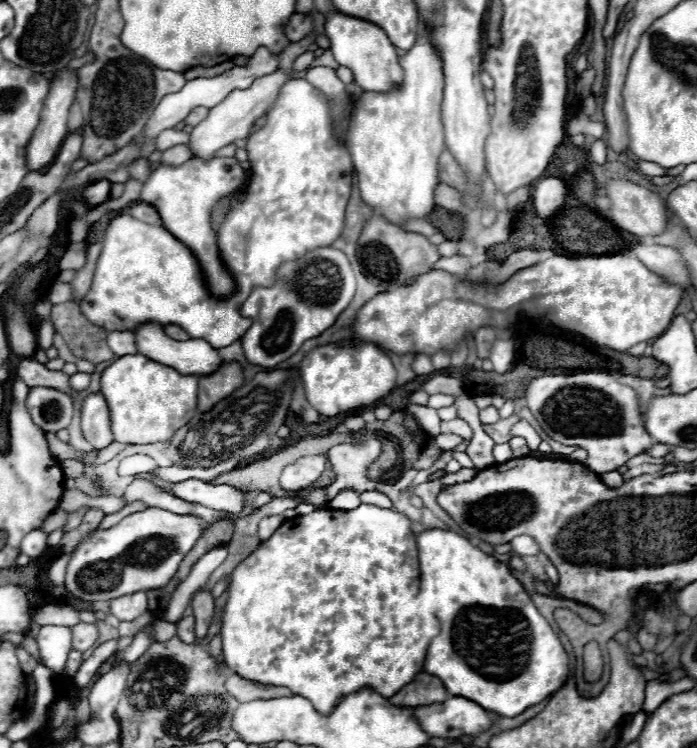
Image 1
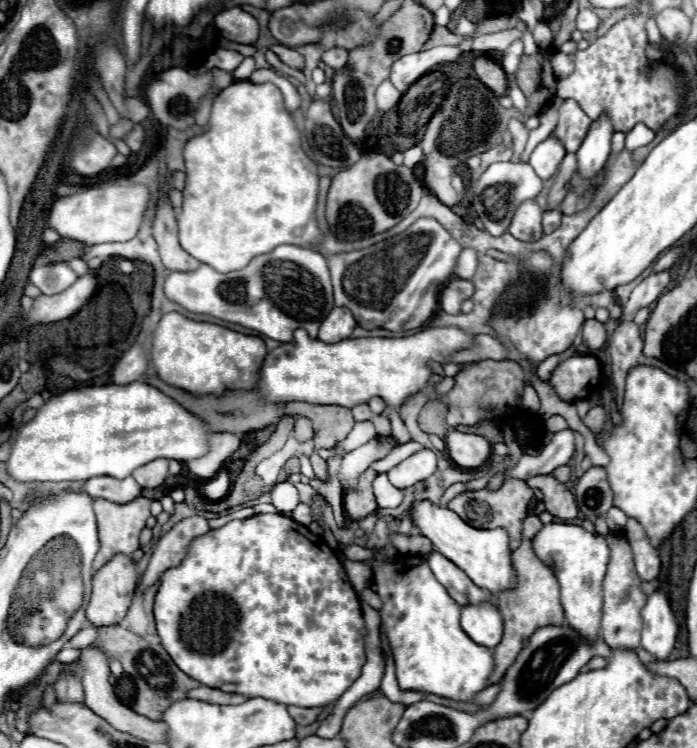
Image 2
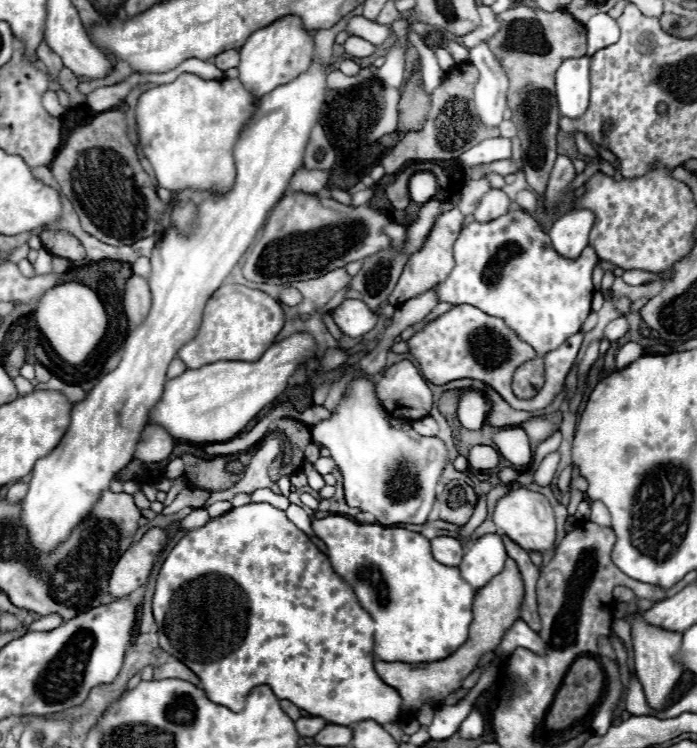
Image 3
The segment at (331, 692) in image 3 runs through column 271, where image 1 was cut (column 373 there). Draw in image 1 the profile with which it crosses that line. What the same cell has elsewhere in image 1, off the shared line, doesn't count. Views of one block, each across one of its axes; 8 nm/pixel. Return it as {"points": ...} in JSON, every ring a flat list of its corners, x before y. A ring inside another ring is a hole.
{"points":[[360,504,354,510,328,508,328,510,284,520,282,526,268,540,260,542,258,548,246,560,242,560,232,572,228,600,224,606,222,628,220,628,224,664,246,680,254,680,254,682,270,684,270,686,284,686,292,694,308,698,320,714,332,714,332,710,342,702,342,698,346,698,348,694,354,694,366,686,378,690,386,698,394,696,404,684,412,682,412,678,424,668,428,644,440,632,438,618,432,614,420,614,420,606,416,600,418,584,420,584,420,562,418,562,416,534,412,532,410,526,412,526,412,522,402,512,378,508,372,504]]}

